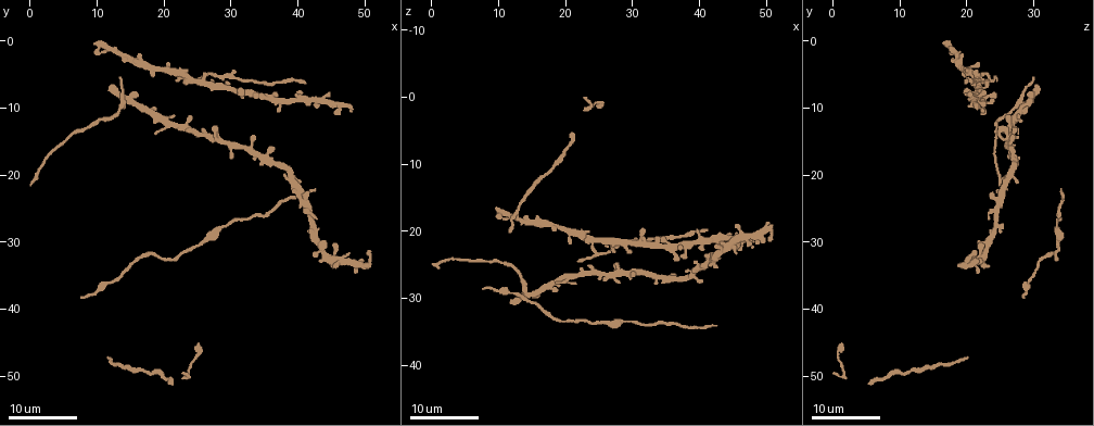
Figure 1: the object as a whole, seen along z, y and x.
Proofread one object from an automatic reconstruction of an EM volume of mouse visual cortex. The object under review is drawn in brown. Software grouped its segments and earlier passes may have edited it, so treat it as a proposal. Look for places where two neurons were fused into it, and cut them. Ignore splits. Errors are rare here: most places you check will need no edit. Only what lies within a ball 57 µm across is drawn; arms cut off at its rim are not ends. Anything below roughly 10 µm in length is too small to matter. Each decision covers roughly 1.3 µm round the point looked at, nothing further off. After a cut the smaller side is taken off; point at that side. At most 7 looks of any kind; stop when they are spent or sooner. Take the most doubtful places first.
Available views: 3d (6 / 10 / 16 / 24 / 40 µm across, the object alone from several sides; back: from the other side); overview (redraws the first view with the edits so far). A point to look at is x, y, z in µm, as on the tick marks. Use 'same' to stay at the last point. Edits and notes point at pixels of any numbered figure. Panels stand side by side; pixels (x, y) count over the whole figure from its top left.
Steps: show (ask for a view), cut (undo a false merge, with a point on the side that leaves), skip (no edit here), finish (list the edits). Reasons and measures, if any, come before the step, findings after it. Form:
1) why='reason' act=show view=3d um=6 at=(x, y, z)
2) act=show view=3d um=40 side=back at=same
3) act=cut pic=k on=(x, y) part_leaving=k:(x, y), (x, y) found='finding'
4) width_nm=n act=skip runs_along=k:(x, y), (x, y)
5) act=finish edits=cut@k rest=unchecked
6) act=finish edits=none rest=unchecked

act=show view=3d um=24 at=(14.0, 9.5, 27.5)

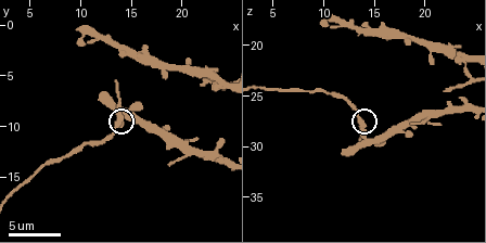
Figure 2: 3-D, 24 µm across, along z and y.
act=show view=3d um=10 at=(13.8, 9.4, 27.6)

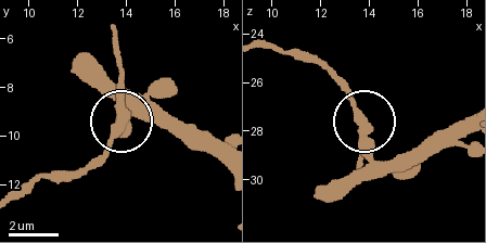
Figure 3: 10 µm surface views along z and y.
arms=3 act=skip found='all the same neuron'

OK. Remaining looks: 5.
why='a fork' act=show view=3d um=16 at=(23.5, 12.5, 26.0)

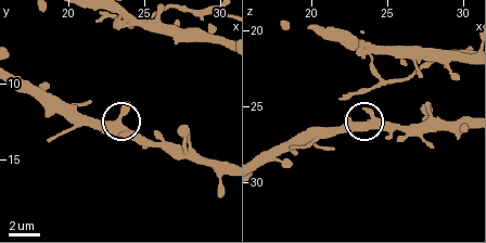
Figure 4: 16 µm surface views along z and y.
act=show view=3d um=10 at=same

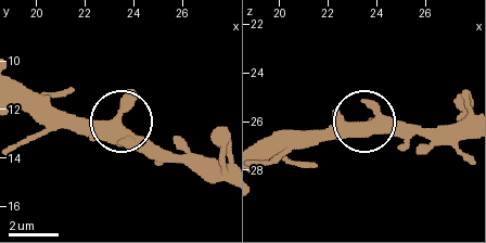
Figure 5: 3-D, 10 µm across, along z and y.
act=skip runs_along=5:(468, 130), (337, 124), (302, 130) found='all the same neuron'

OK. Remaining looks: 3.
act=show view=3d um=16 at=(38.5, 19.5, 26.0)

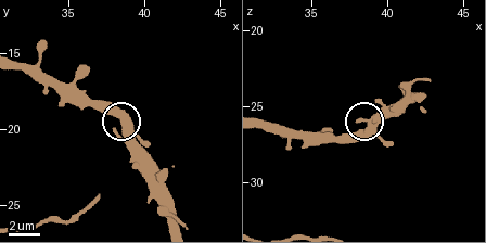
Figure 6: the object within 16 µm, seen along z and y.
act=show view=3d um=10 at=(38.6, 20.0, 26.4)

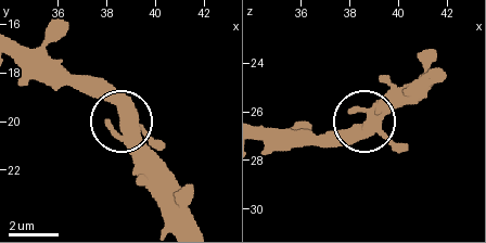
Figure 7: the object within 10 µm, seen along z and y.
arms=3 act=skip found='one neuron here'

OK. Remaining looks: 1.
act=finish edits=none rest=unchecked

